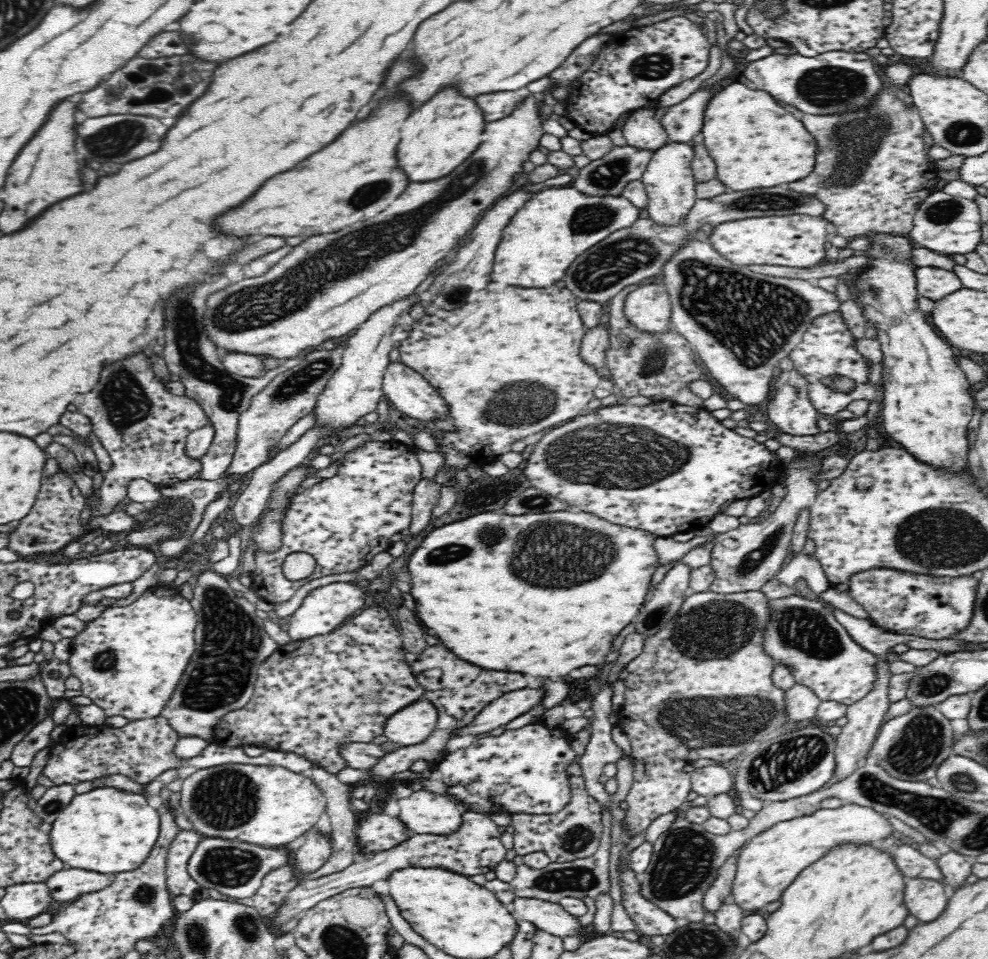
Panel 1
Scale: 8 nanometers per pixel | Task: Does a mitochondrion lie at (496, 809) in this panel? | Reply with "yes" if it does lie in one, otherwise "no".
no

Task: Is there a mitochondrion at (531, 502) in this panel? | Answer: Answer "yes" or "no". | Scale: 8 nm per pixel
yes

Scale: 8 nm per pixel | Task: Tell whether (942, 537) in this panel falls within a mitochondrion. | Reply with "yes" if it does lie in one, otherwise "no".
yes

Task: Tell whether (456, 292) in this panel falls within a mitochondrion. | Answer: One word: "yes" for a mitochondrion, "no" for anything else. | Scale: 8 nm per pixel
yes

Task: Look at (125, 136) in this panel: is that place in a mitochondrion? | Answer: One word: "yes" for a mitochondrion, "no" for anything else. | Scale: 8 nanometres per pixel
yes

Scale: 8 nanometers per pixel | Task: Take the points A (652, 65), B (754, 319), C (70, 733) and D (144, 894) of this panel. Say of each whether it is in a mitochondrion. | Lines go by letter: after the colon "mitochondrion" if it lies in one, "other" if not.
A: mitochondrion
B: mitochondrion
C: other
D: mitochondrion

